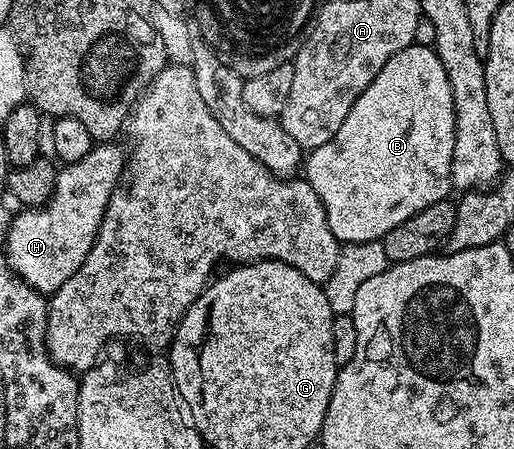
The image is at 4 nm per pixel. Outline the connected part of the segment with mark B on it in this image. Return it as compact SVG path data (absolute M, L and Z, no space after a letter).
M414 45L395 53L395 57L391 57L391 61L387 61L387 65L383 65L383 69L379 69L375 81L371 81L371 85L367 85L367 89L363 89L363 93L359 93L359 97L351 105L351 113L347 113L347 121L343 121L343 125L339 125L339 133L335 133L335 137L331 137L331 141L327 141L327 145L319 145L308 152L303 163L303 178L319 195L319 199L326 209L327 225L341 245L375 242L384 239L387 233L391 233L391 229L395 229L395 225L403 225L403 221L407 221L407 217L427 209L427 205L435 205L439 201L450 198L453 187L451 161L454 153L455 101L451 95L451 81L447 81L447 69L443 69L443 61L439 61L433 47Z

